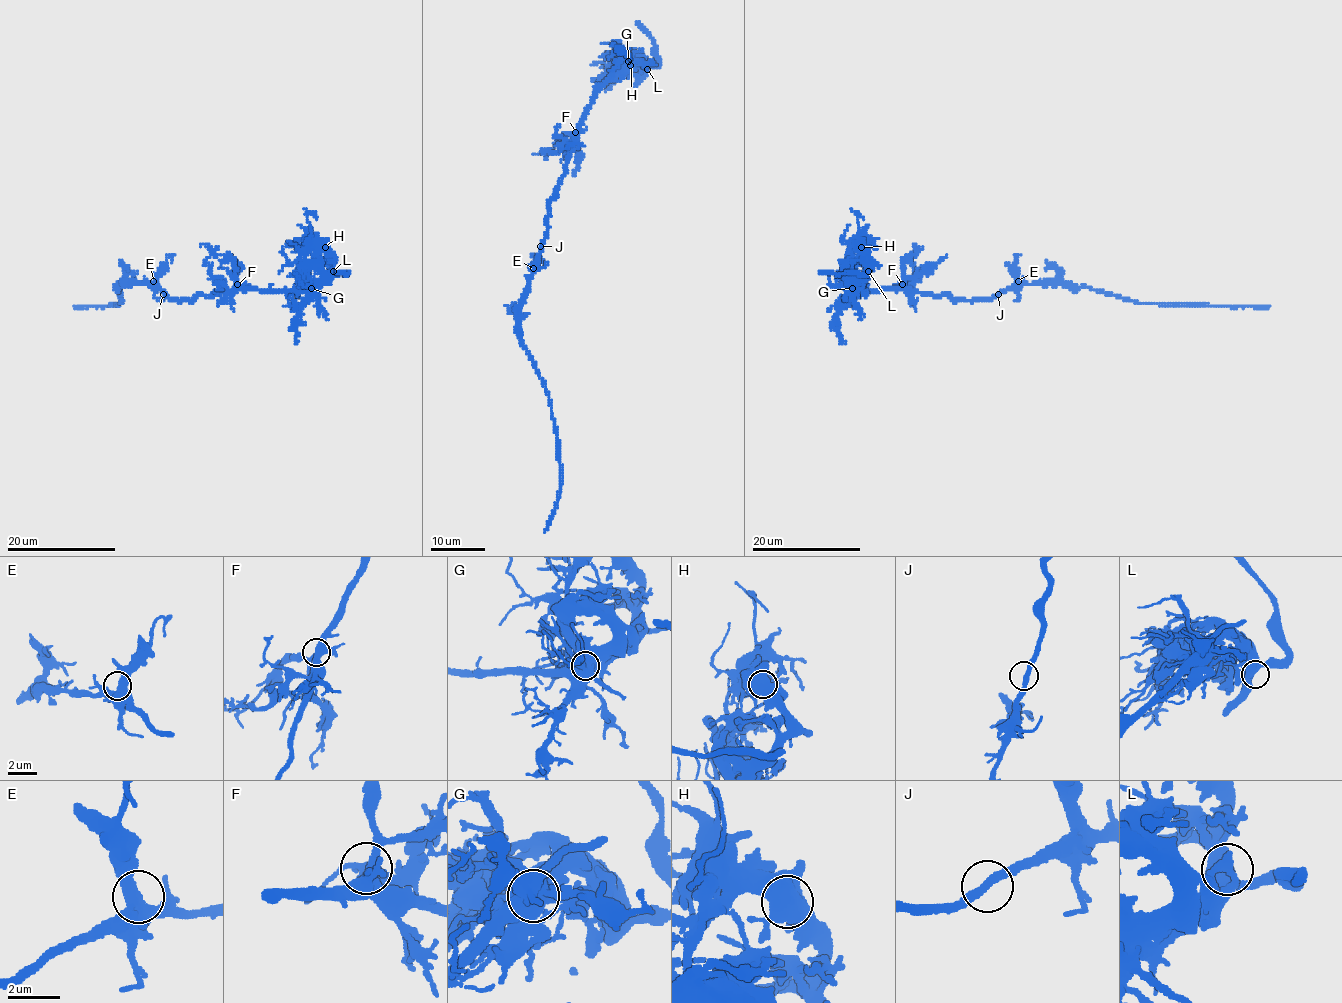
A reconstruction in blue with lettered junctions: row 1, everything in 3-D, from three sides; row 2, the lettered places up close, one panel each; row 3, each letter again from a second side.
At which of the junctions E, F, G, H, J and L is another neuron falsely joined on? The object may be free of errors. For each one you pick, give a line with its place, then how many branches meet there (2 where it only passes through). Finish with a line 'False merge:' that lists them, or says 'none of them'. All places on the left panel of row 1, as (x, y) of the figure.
G: Place: (311, 288). Branches: 4
False merge: G

